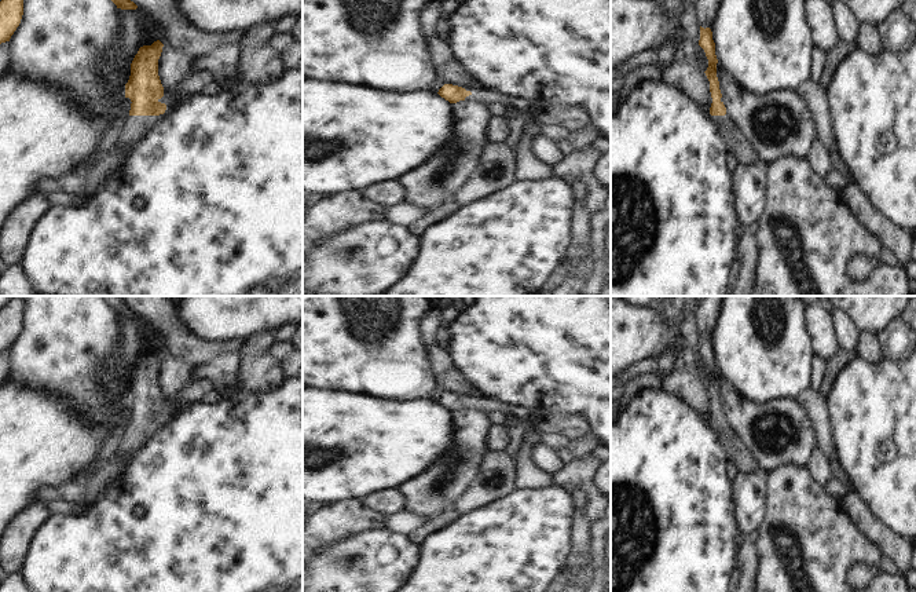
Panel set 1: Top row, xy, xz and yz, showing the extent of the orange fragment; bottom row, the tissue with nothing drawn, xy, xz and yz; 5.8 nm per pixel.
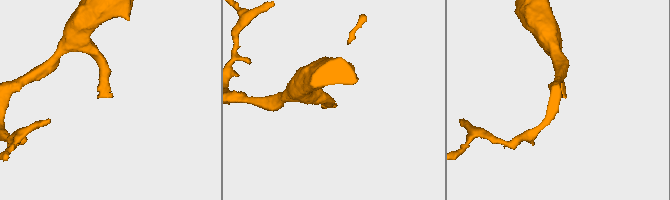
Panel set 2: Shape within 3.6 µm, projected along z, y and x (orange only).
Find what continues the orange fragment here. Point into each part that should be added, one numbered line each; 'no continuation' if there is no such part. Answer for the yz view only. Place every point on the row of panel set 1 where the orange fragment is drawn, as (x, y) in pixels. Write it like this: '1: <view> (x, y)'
1: yz (735, 139).

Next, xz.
1: xz (487, 97).

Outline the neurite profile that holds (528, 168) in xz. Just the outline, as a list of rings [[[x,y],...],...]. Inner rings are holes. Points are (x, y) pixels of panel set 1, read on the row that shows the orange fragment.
[[[531,117],[525,121],[516,151],[514,182],[545,182],[554,180],[552,168],[539,162],[531,153],[531,140],[541,135],[541,125]]]

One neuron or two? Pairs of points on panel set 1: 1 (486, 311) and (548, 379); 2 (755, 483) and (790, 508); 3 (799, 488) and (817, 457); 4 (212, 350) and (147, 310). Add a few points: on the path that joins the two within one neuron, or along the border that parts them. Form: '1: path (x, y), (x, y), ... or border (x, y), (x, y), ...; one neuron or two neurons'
1: path (502, 328), (537, 362); one neuron
2: border (766, 474), (766, 512), (759, 523); two neurons
3: border (805, 468), (831, 496); two neurons
4: path (195, 350), (164, 321); one neuron

